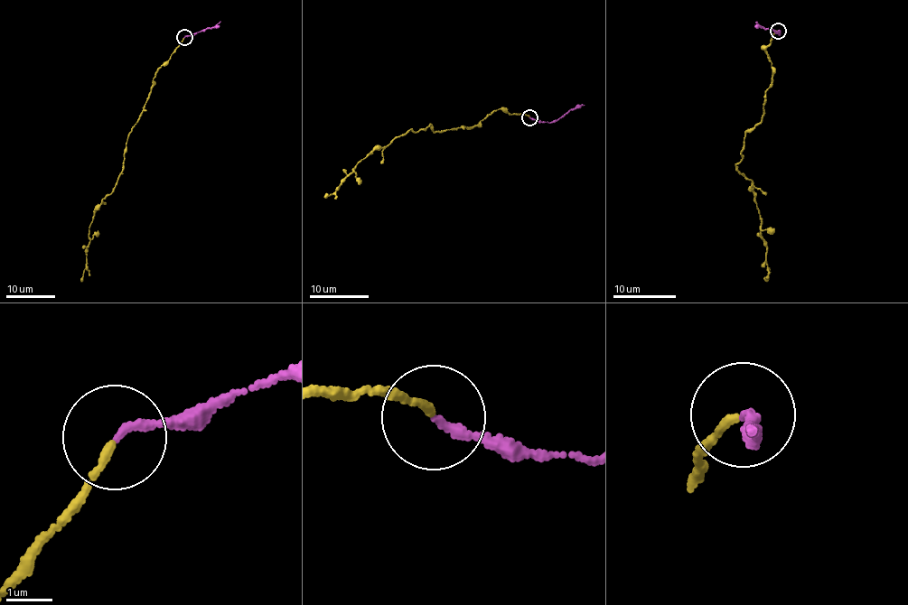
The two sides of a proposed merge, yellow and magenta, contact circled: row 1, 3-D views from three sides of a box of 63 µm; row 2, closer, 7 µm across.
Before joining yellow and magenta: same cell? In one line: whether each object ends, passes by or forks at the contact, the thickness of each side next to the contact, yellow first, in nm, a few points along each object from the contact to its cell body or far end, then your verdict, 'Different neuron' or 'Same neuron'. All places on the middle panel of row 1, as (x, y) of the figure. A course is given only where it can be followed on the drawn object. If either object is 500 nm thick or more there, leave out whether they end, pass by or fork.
At the ring yellow ends. At the ring magenta ends. Thickness 150 nm (yellow) against 190 nm. Course of yellow: (529, 116), (500, 109), (469, 129), (433, 131), (430, 125), (411, 130), (374, 150), (334, 193), (324, 197). Course of magenta: (529, 117), (554, 122), (572, 109), (585, 105). Same neuron

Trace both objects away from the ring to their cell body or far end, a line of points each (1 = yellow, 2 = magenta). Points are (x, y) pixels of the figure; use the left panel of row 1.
1: (183, 37), (153, 79), (148, 98), (126, 140), (123, 170), (110, 194), (95, 210), (80, 282)
2: (183, 37), (213, 27), (221, 21)

